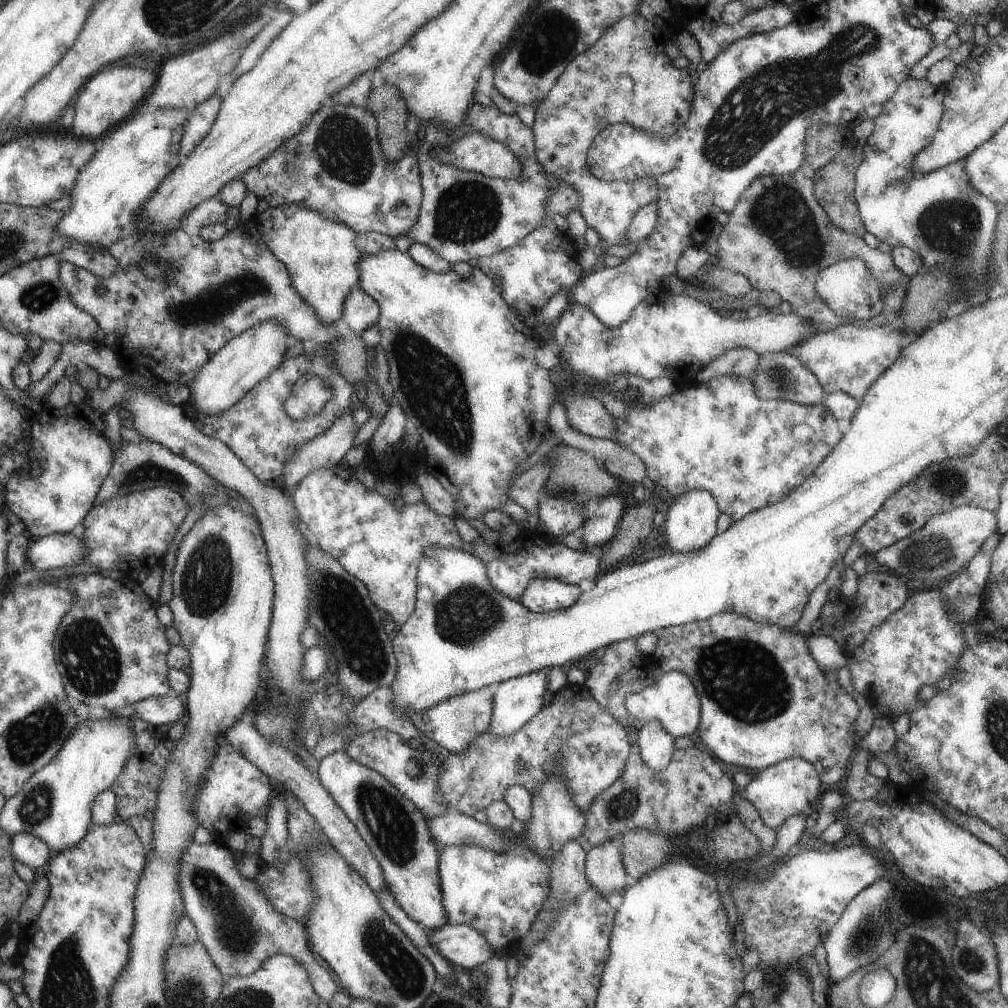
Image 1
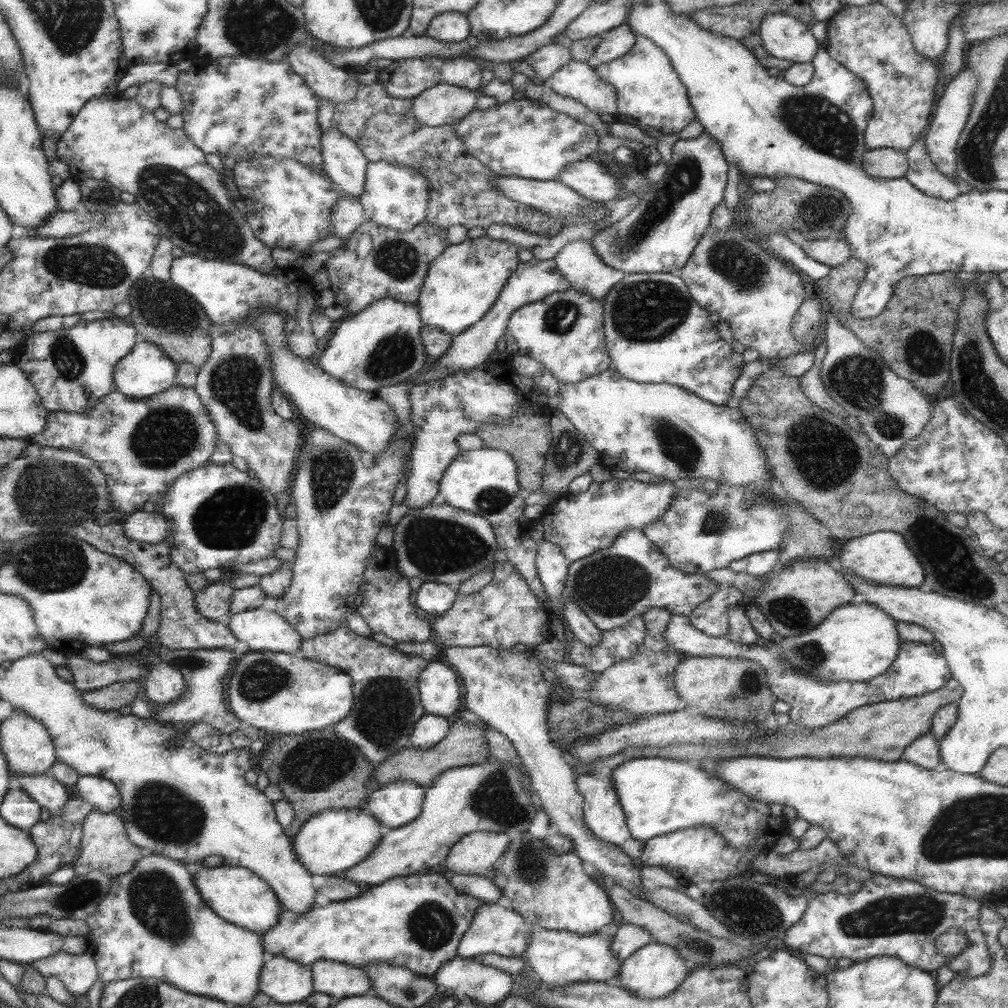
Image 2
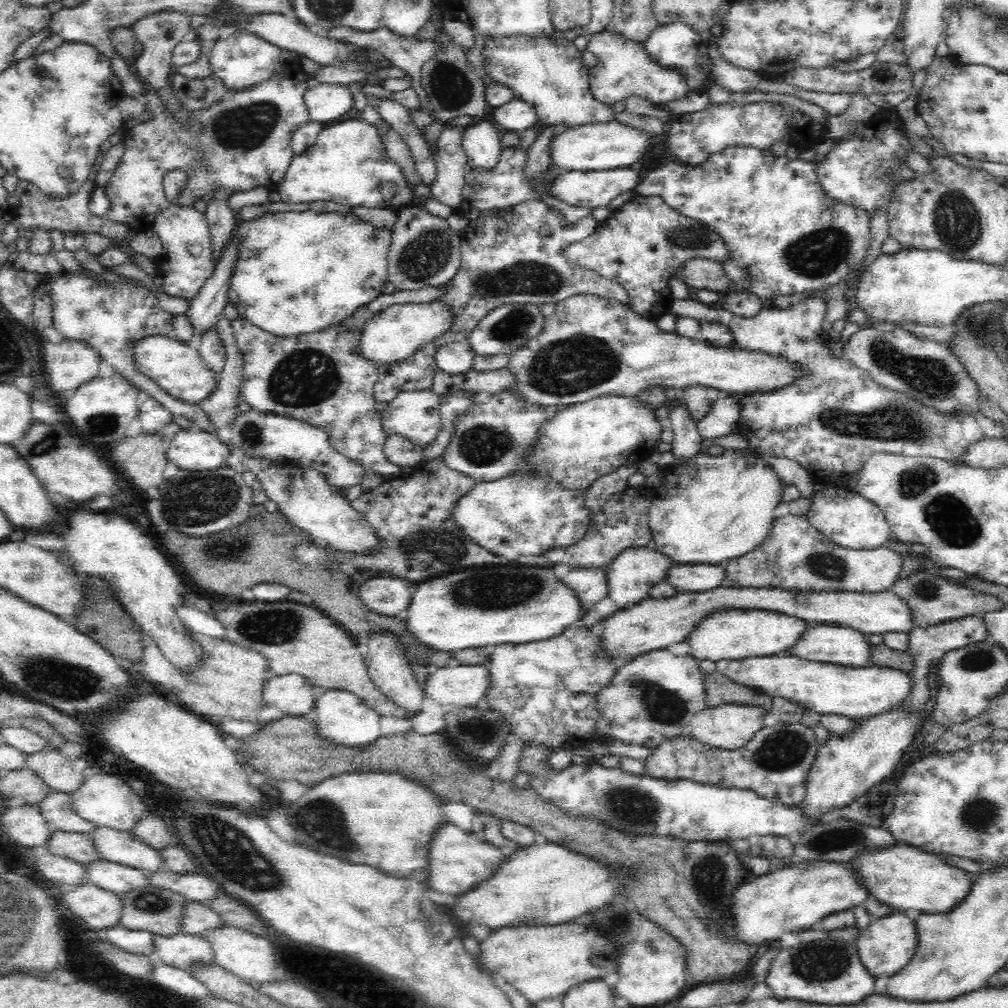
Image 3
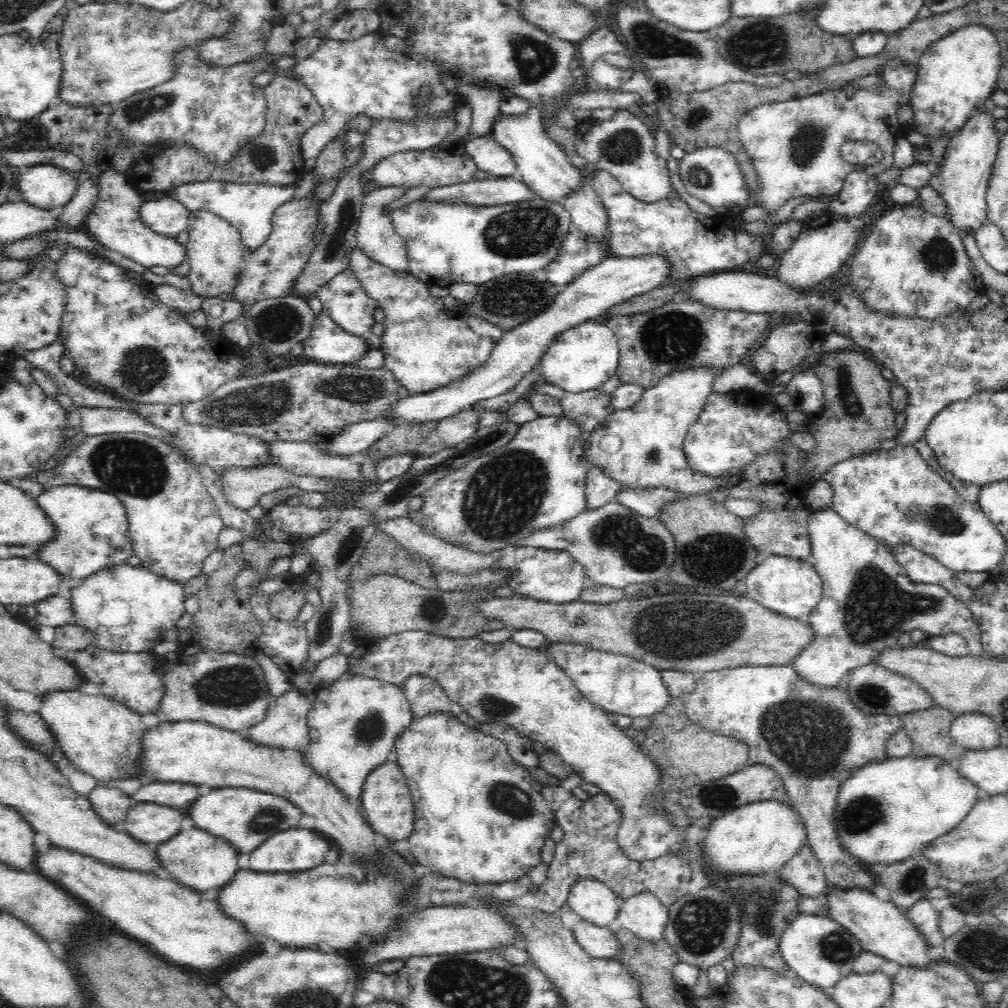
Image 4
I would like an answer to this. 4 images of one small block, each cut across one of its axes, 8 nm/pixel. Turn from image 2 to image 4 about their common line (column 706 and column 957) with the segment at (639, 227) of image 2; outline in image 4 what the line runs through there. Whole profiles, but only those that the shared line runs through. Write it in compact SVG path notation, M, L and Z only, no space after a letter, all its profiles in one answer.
M976 112L966 122L966 126L950 140L942 164L938 166L936 174L930 178L932 188L946 202L944 218L950 220L950 224L960 232L960 236L968 232L976 232L982 224L986 224L986 212L988 212L986 190L1000 144L1000 134L996 132L994 122L996 118L992 116L992 112L982 112L982 114Z

